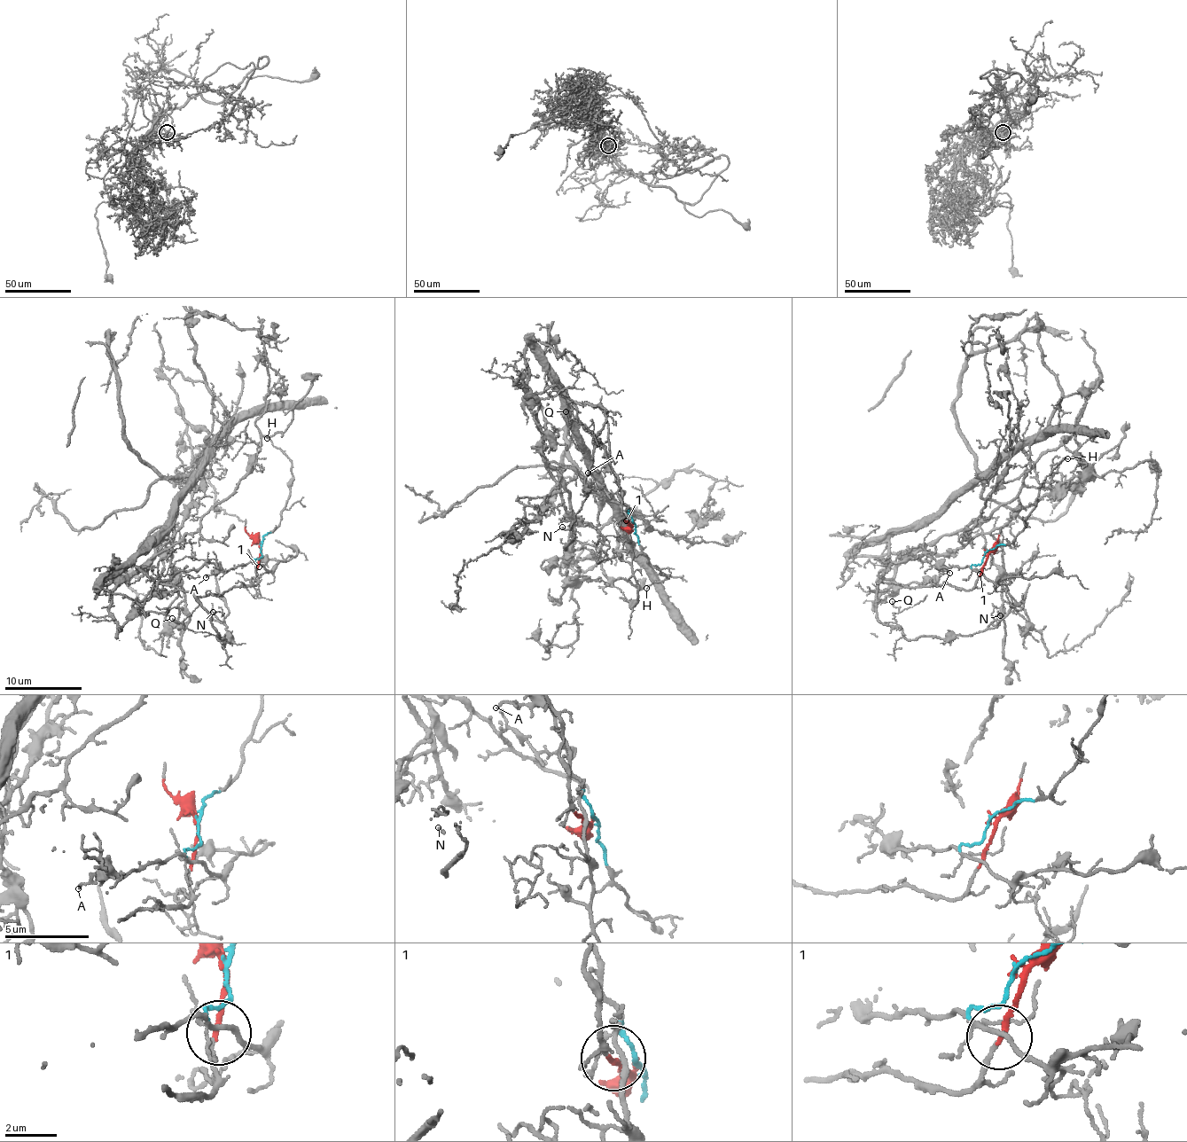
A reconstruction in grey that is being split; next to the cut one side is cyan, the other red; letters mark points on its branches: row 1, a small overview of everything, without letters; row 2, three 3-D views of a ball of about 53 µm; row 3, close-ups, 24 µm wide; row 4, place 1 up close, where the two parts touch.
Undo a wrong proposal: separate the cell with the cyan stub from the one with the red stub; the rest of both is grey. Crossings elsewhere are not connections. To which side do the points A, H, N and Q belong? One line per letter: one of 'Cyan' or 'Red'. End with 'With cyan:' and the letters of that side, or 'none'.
A: Cyan
H: Cyan
N: Red
Q: Red
With cyan: A, H

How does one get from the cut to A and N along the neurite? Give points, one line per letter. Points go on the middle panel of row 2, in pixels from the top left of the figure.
A: (634, 524), (628, 506), (622, 501), (617, 475), (613, 472), (588, 472)
N: (632, 523), (623, 520), (599, 408), (605, 422), (585, 498), (574, 521), (562, 527)

